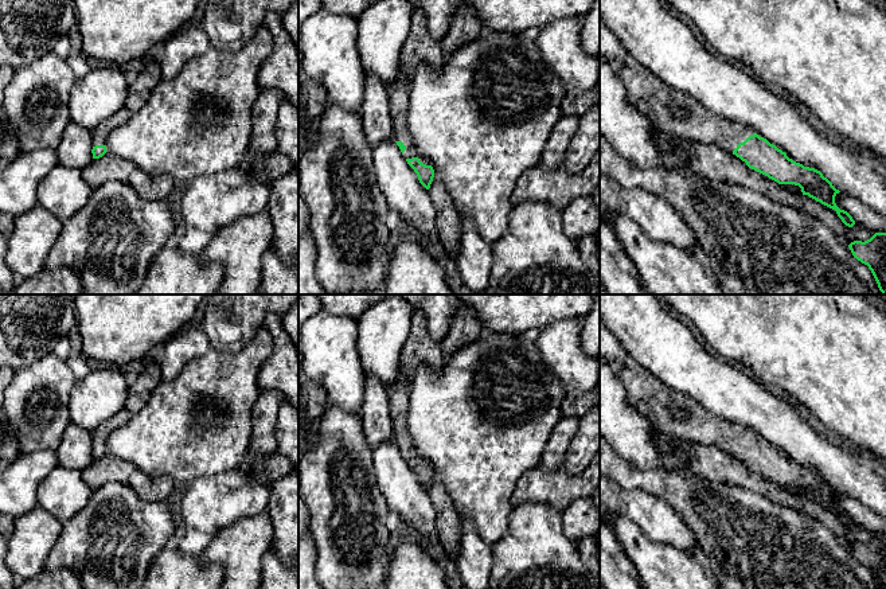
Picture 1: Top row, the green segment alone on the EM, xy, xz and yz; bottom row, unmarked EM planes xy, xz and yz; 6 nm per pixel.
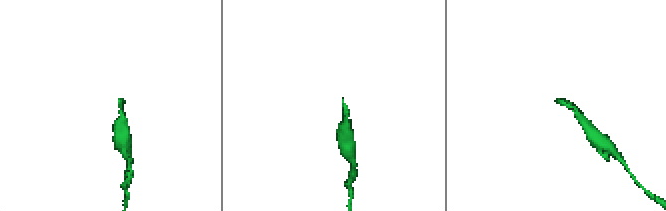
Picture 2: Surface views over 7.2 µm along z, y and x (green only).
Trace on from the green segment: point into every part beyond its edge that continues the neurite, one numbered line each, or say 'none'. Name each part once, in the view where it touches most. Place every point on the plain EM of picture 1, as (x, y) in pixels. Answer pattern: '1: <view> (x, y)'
1: yz (646, 393)

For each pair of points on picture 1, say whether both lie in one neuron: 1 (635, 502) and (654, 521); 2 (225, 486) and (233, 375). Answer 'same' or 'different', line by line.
1: same
2: different

